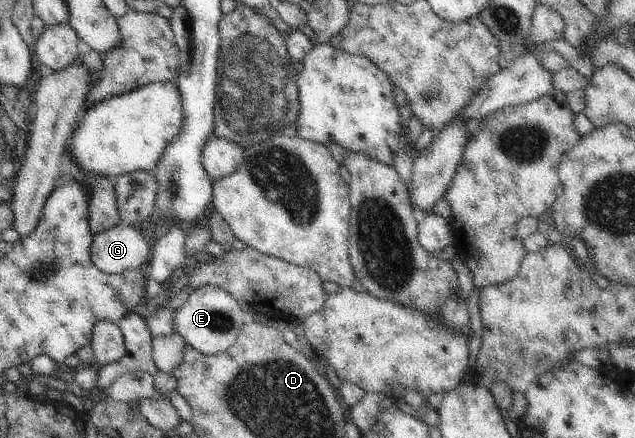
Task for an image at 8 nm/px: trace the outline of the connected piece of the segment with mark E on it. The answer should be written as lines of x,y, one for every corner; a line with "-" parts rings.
206,285
194,290
187,302
176,310
176,333
185,343
205,355
217,355
229,349
239,337
247,319
237,300
225,289

